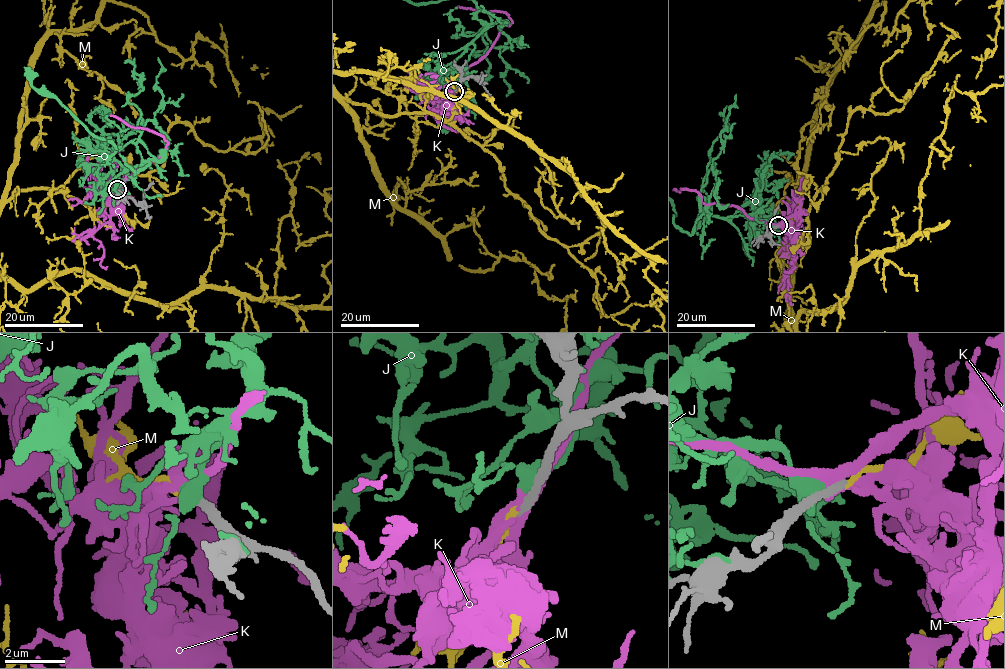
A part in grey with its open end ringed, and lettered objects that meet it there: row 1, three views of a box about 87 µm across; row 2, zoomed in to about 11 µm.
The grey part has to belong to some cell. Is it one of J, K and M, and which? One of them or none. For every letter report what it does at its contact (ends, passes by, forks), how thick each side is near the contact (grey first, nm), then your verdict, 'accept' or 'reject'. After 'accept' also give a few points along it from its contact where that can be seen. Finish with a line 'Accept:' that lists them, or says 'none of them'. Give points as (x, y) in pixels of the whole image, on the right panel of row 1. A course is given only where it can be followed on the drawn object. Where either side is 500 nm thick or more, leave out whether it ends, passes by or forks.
J: it passes by | 280/440 nm | reject
K: it passes by | 320/380 nm | reject
M: it ends | 300/200 nm | reject
Accept: none of them

